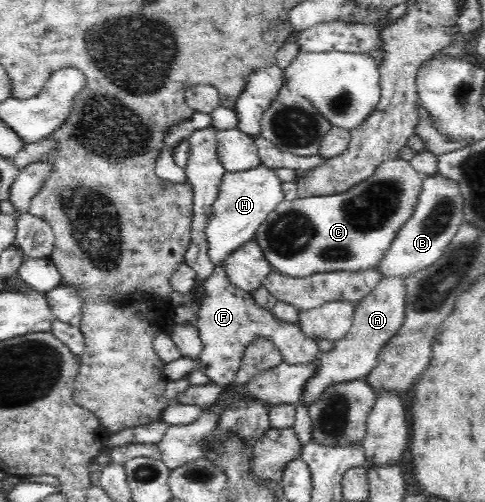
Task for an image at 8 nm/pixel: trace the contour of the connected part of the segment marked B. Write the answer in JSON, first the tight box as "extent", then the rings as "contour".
{"extent":[376,176,463,280],"contour":[[[423,176],[423,192],[415,215],[401,228],[376,270],[383,279],[405,280],[439,260],[463,223],[463,199],[459,189],[444,176]]]}

